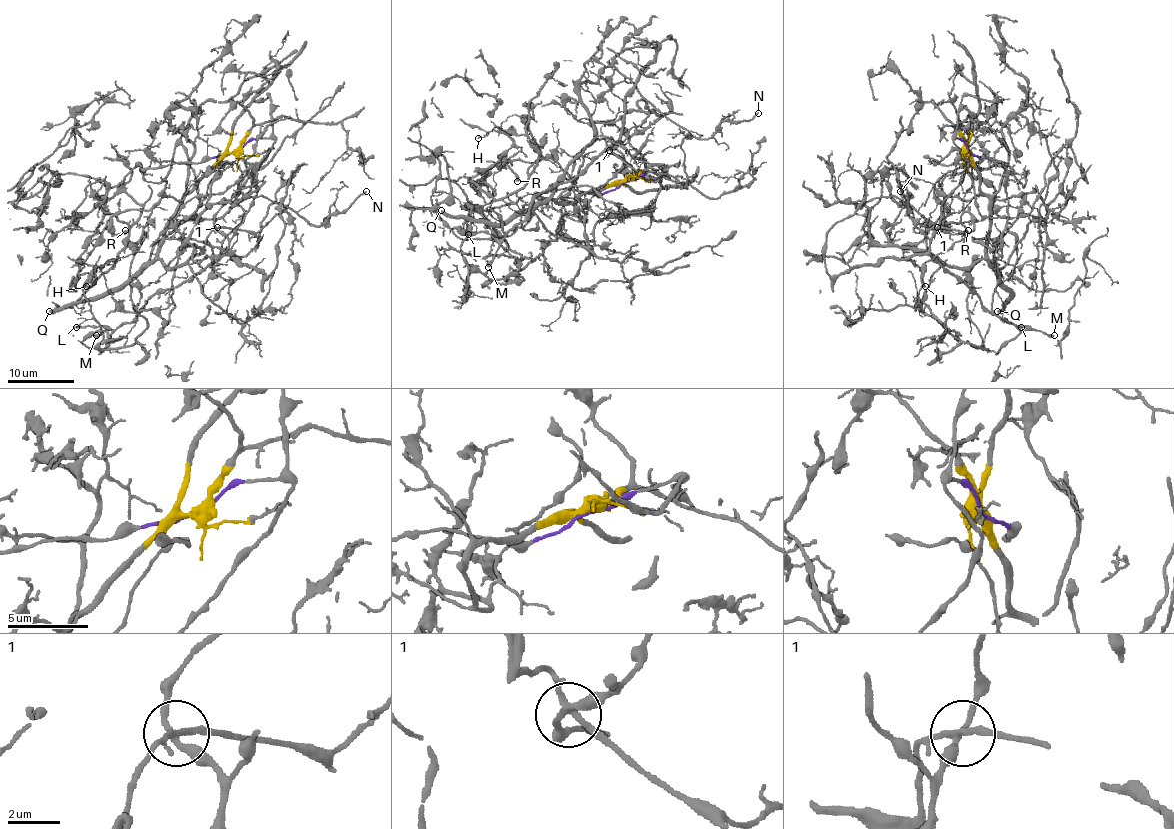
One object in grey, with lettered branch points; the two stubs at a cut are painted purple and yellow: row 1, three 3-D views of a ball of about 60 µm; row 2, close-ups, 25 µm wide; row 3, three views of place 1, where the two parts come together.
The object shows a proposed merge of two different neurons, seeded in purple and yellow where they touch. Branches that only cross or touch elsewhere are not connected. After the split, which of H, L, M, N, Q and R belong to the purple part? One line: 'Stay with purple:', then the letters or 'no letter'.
Stay with purple: L, M

